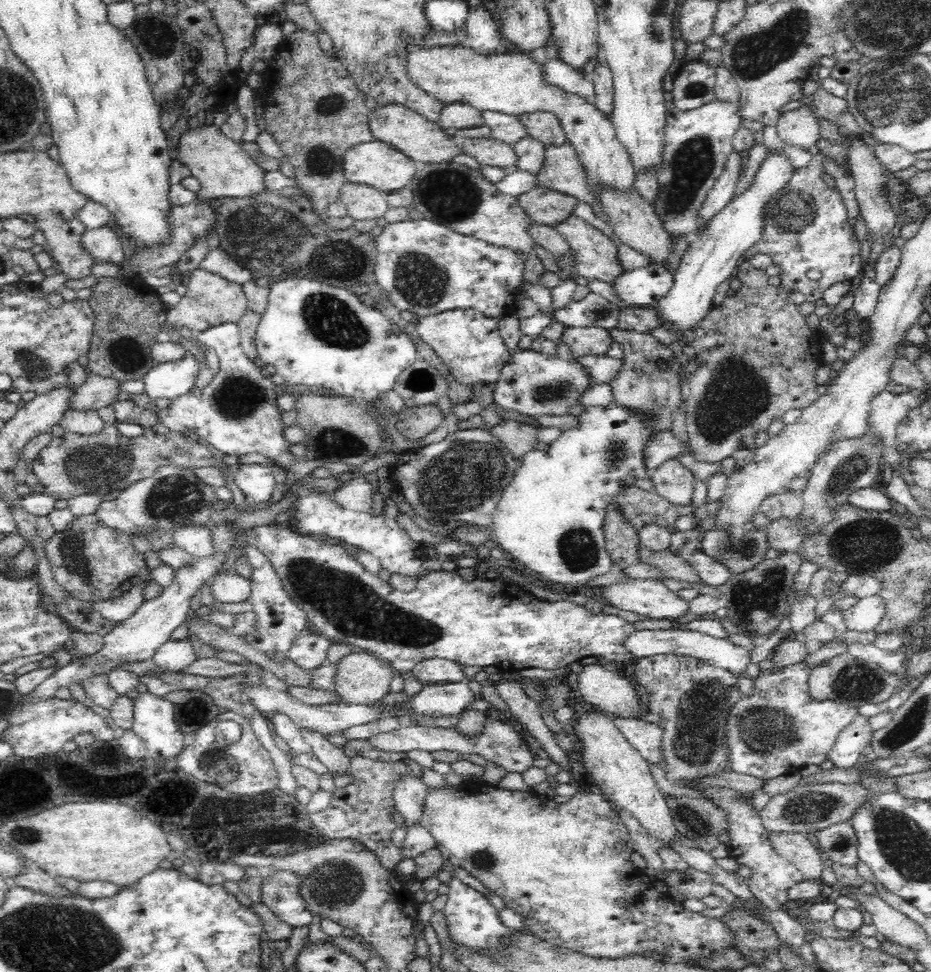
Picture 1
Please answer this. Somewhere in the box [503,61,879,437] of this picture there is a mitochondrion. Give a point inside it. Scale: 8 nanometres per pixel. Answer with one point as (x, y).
(693, 161)

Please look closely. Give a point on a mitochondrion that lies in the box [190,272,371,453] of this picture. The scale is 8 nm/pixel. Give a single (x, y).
(238, 398)

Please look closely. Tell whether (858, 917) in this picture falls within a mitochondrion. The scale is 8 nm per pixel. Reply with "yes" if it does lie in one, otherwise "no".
no

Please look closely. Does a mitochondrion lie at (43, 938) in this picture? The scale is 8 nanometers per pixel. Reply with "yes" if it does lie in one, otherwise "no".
yes

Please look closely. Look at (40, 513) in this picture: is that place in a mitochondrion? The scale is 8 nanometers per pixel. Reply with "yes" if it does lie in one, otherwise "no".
no

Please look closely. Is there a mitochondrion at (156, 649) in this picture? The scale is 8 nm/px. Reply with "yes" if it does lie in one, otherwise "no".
no

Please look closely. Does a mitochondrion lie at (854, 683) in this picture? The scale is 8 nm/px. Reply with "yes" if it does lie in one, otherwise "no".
yes

